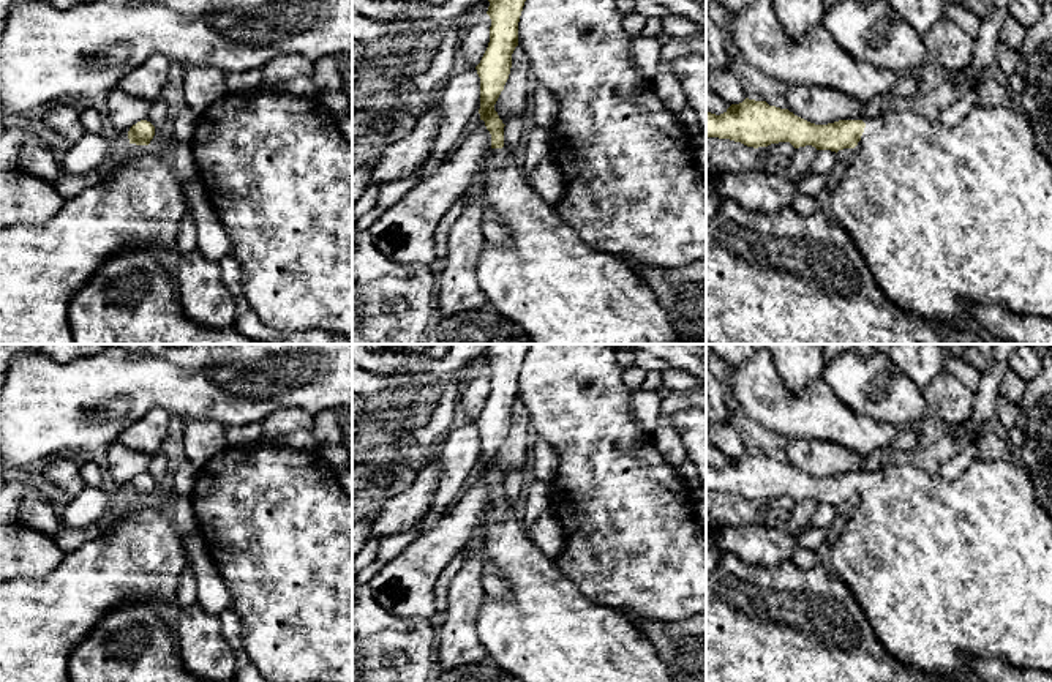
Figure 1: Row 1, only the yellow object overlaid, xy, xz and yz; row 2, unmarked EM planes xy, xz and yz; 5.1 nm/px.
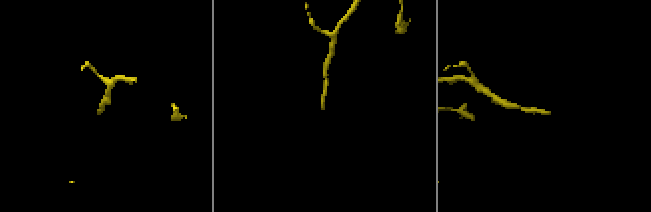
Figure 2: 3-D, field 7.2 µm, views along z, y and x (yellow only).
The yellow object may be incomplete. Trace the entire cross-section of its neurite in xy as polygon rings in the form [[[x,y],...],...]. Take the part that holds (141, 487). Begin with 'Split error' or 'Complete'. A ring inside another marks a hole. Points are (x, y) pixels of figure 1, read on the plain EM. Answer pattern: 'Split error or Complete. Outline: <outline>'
Split error. Outline: [[[148,472],[137,475],[128,485],[133,508],[115,515],[101,537],[66,553],[46,576],[16,576],[0,583],[0,682],[71,682],[71,652],[109,611],[131,601],[175,601],[186,556],[169,510],[156,499],[158,488]]]

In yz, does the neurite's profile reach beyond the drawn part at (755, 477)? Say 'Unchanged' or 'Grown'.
Grown

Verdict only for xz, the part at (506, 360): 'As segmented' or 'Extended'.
Extended

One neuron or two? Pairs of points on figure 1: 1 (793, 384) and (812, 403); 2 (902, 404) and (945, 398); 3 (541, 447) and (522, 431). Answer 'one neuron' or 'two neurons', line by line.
1: two neurons
2: two neurons
3: two neurons

